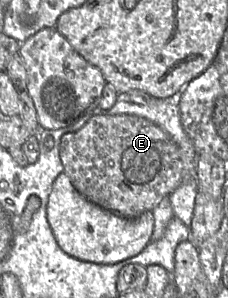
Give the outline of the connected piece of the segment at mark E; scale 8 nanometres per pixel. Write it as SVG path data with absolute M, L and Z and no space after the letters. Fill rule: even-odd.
M119 114L119 115L93 115L87 122L76 132L66 133L60 139L59 145L60 160L64 167L64 173L68 175L74 188L87 200L100 206L101 208L116 213L125 218L136 218L147 211L153 211L153 209L159 204L159 202L166 196L170 196L174 191L181 187L191 178L193 175L186 175L186 170L180 159L180 147L171 138L171 136L165 132L161 127L153 122L134 115Z

